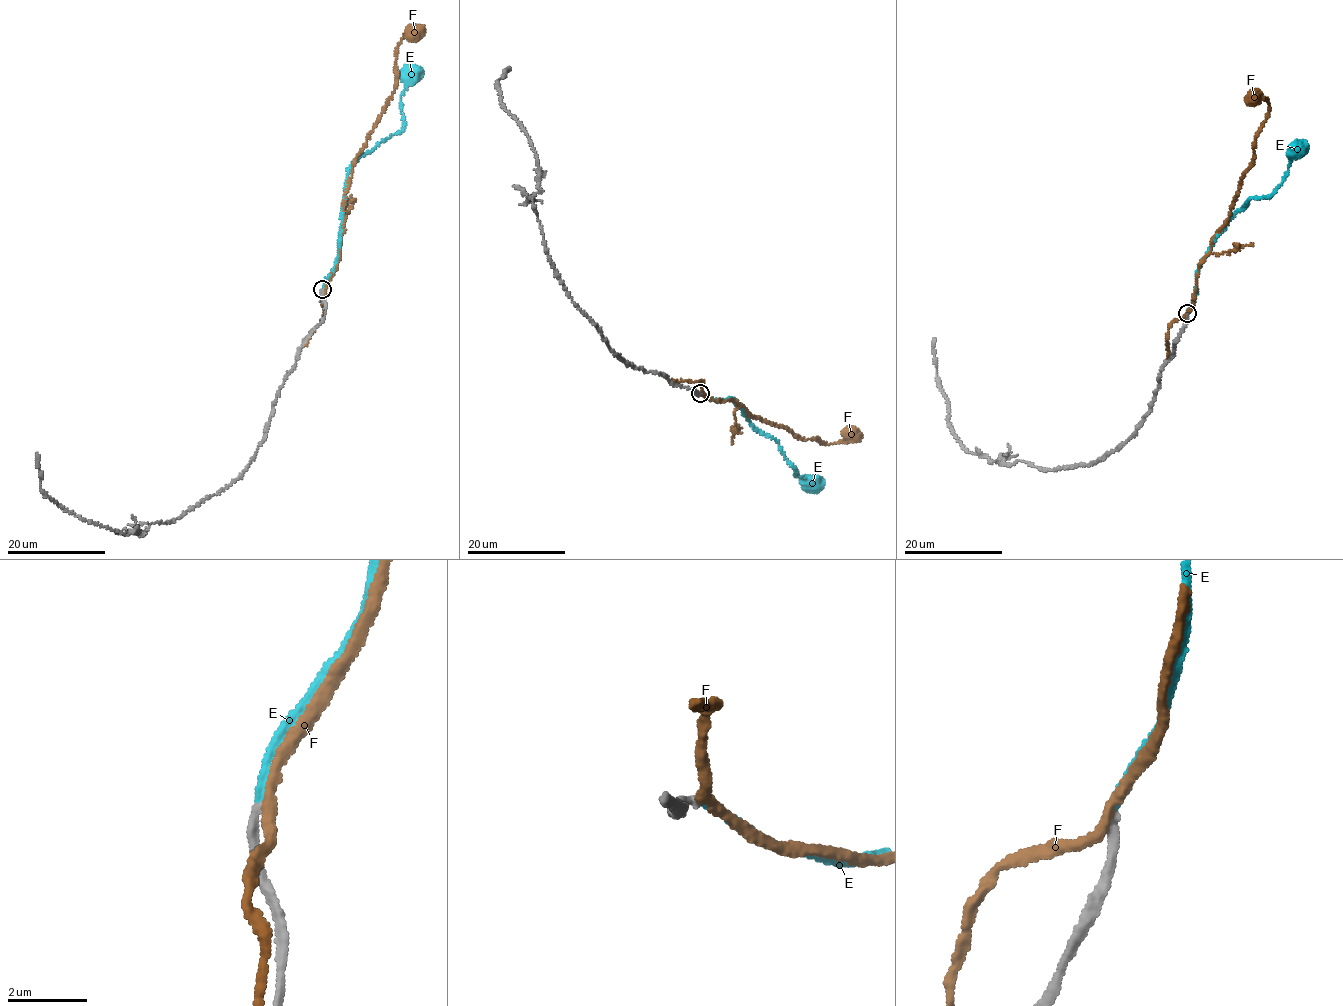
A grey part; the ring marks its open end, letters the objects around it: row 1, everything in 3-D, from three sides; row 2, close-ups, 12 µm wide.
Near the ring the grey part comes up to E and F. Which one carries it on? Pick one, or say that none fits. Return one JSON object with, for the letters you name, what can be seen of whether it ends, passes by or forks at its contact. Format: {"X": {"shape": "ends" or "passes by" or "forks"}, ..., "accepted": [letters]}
{"E": {"shape": "ends"}, "accepted": ["E"]}

